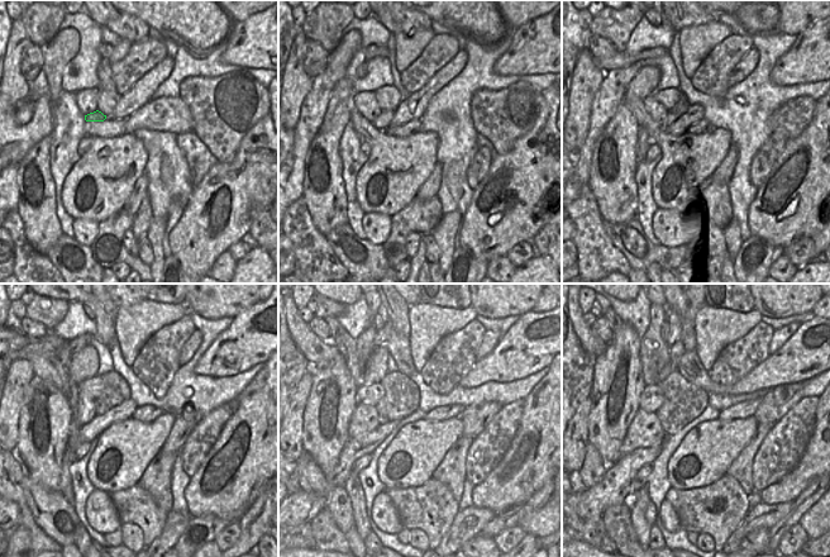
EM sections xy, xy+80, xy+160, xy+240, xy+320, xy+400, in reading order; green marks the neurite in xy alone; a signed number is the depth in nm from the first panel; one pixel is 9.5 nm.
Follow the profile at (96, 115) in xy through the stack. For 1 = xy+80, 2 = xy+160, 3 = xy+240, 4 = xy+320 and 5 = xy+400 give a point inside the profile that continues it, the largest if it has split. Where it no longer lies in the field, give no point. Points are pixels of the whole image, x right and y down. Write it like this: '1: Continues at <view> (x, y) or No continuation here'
1: Continues at xy+80 (382, 122)
2: Continues at xy+160 (682, 105)
3: Continues at xy+240 (117, 390)
4: Continues at xy+320 (401, 394)
5: Continues at xy+400 (683, 401).

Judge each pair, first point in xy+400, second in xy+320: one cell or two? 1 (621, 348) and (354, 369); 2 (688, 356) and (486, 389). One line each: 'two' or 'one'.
1: two
2: two

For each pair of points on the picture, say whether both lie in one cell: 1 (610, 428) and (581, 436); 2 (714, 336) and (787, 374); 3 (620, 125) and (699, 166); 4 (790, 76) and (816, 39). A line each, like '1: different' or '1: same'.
1: different
2: different
3: different
4: same

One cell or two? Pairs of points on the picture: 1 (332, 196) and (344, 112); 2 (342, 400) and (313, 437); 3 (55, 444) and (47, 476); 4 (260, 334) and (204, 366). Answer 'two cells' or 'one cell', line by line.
1: one cell
2: one cell
3: one cell
4: one cell

